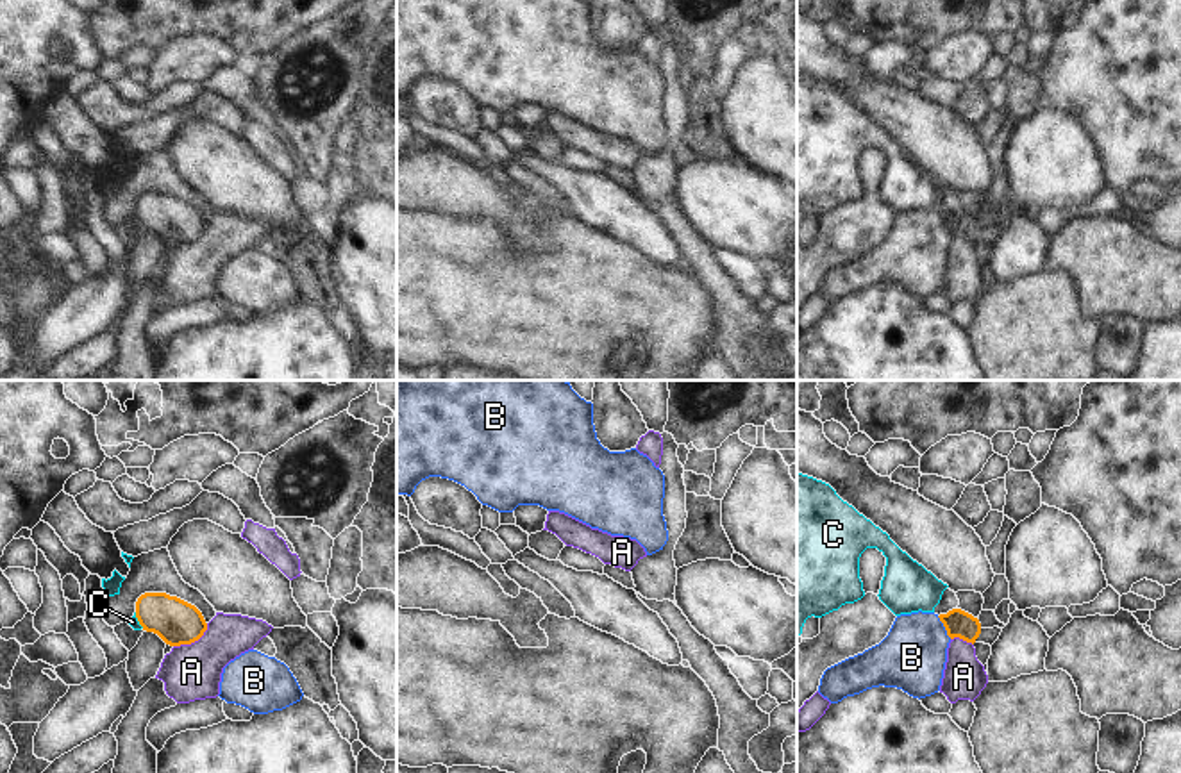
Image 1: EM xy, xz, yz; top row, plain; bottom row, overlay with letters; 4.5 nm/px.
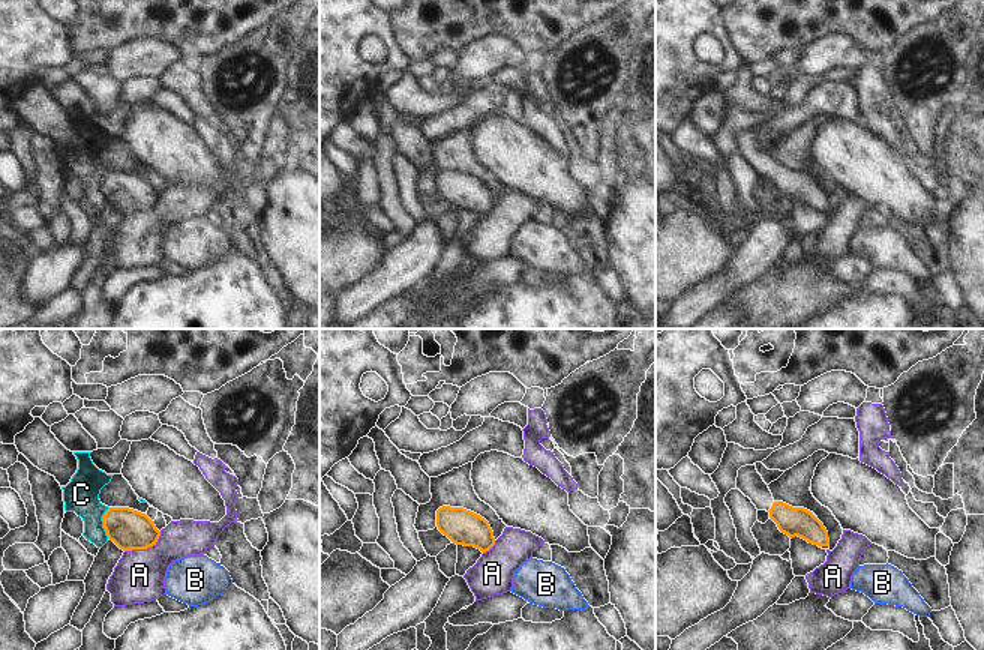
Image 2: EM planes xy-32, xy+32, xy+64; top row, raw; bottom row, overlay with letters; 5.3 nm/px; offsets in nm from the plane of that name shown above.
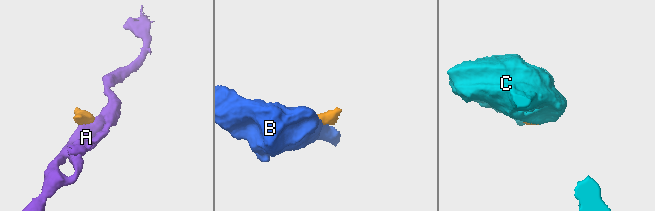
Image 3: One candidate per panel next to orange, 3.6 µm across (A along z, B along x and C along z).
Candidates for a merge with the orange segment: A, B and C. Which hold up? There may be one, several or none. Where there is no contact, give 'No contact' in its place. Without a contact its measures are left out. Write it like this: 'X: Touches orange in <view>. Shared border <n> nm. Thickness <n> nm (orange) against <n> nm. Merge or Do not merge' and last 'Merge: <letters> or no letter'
A: Touches orange in xy. Shared border 190 nm. Thickness 200 nm (orange) against 260 nm. Do not merge
B: Touches orange in yz. Shared border 120 nm. Thickness 130 nm (orange) against 300 nm. Do not merge
C: Touches orange in xy. Shared border 80 nm. Thickness 200 nm (orange) against 50 nm. Do not merge
Merge: no letter

